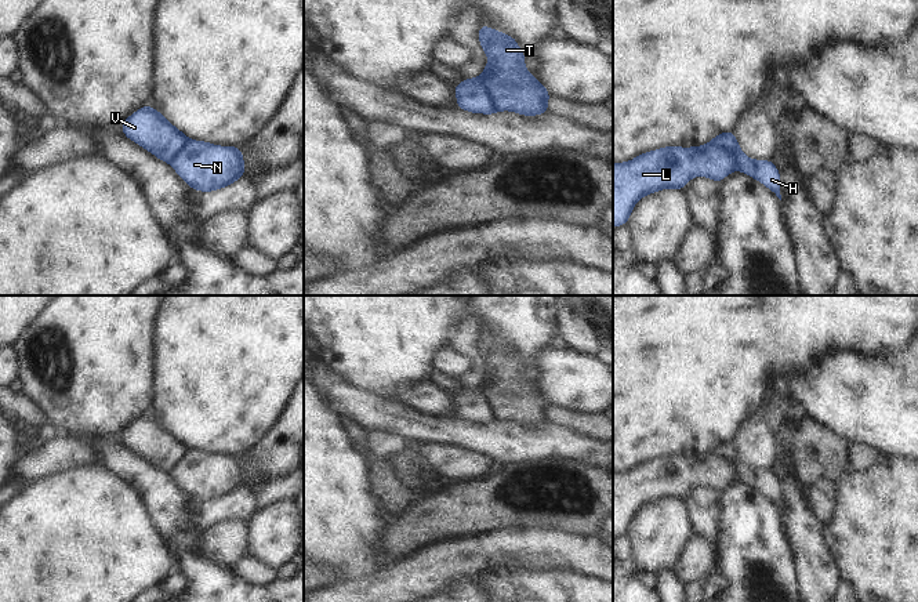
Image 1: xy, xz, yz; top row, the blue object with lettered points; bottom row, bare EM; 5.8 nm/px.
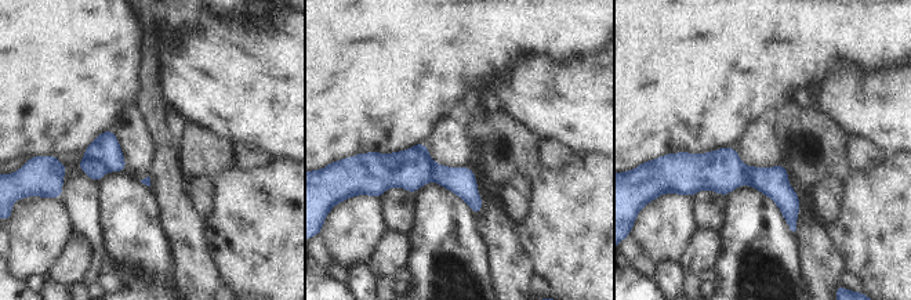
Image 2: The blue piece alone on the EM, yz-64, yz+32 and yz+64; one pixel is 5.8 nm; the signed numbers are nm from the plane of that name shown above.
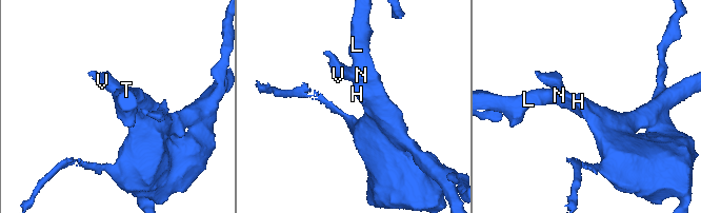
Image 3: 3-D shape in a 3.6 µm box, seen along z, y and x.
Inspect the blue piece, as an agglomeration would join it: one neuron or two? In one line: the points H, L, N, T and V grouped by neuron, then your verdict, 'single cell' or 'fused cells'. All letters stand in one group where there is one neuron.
H V / L N T | fused cells

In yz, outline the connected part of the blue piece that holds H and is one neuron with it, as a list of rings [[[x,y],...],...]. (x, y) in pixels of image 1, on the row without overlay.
[[[733,440],[718,443],[707,454],[727,461],[739,480],[743,480],[766,494],[781,509],[780,483],[777,476],[770,469],[752,469],[745,467]]]

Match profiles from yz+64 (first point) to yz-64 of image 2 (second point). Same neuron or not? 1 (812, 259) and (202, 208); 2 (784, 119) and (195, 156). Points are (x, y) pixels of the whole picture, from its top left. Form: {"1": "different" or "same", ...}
{"1": "different", "2": "same"}

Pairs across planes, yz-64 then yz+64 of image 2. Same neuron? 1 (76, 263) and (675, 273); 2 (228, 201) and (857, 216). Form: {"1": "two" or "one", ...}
{"1": "two", "2": "one"}

